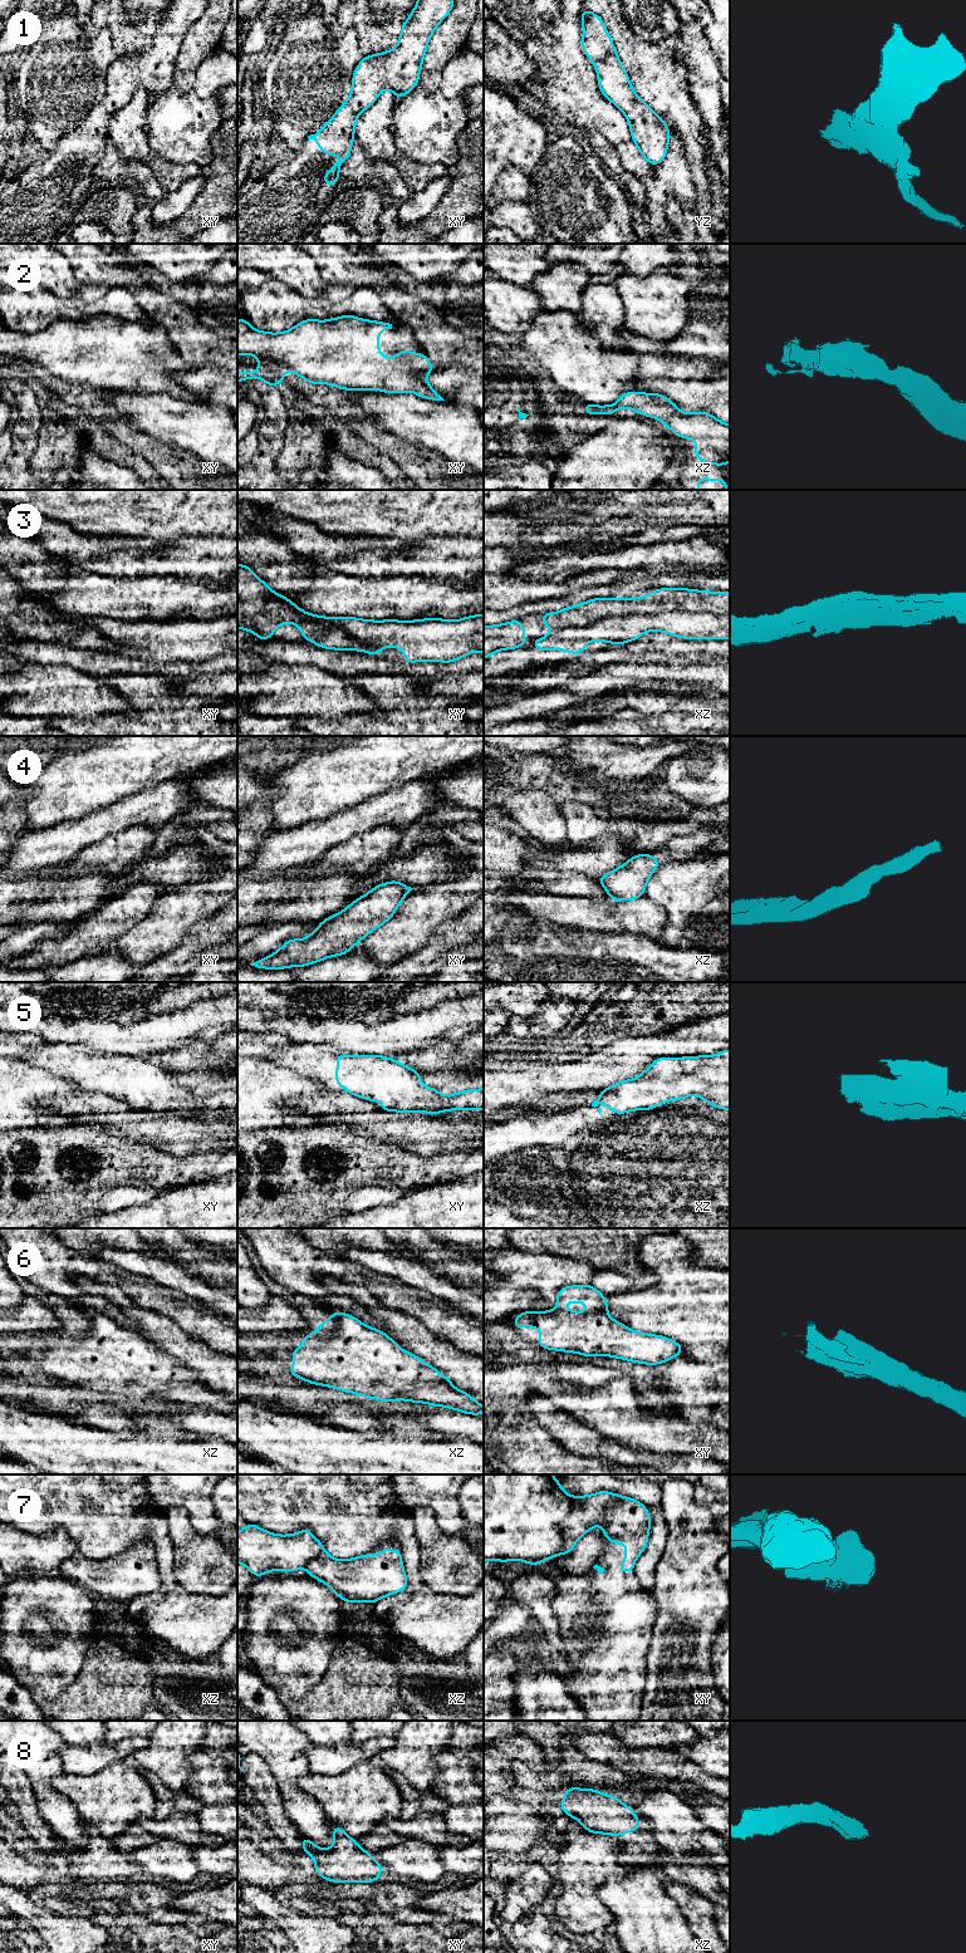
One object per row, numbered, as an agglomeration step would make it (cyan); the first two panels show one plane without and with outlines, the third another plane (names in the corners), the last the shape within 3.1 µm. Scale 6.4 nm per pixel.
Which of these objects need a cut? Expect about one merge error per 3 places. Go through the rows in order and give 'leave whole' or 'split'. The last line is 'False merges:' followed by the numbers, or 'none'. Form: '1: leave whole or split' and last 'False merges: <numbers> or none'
1: leave whole
2: leave whole
3: split
4: leave whole
5: leave whole
6: leave whole
7: split
8: leave whole
False merges: 3, 7

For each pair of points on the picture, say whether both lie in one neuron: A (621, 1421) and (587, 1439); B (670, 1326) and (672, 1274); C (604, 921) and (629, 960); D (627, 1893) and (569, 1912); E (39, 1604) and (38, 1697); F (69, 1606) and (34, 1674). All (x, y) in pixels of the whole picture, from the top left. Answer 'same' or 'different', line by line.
A: different
B: same
C: different
D: different
E: different
F: same

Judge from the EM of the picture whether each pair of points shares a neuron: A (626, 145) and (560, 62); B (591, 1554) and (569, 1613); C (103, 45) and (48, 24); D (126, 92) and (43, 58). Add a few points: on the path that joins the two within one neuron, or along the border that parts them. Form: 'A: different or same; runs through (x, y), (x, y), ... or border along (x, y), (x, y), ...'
A: same; runs through (609, 124), (572, 87), (570, 82)
B: different; border along (602, 1551), (587, 1573), (554, 1576)
C: same; runs through (89, 45), (74, 44), (69, 39), (62, 38)
D: different; border along (117, 57), (107, 73), (104, 94), (91, 109)

